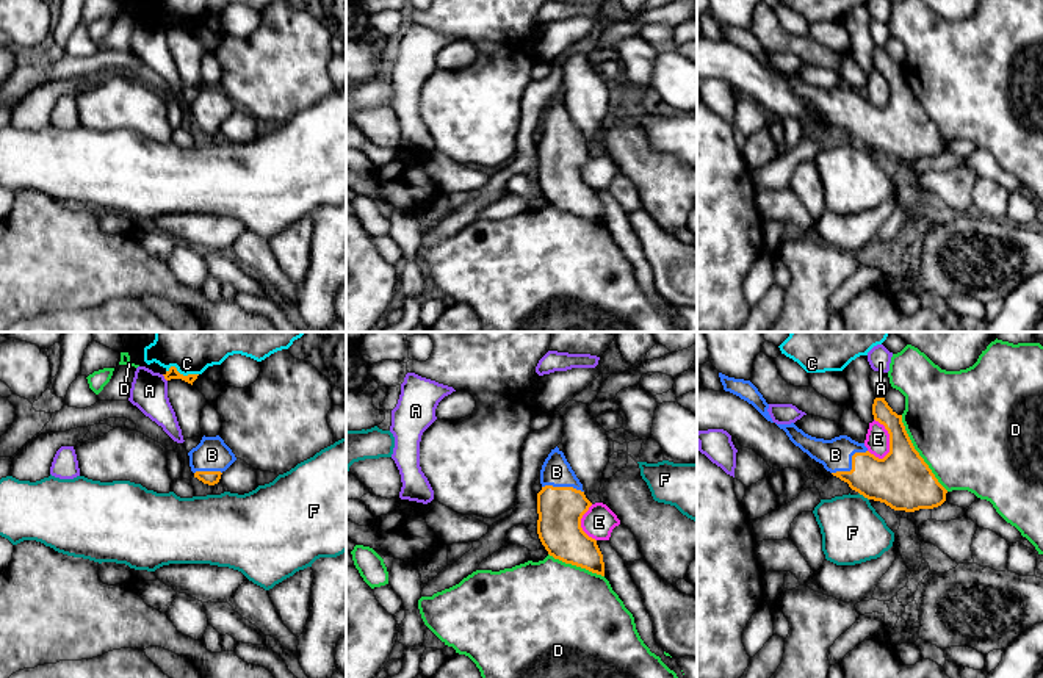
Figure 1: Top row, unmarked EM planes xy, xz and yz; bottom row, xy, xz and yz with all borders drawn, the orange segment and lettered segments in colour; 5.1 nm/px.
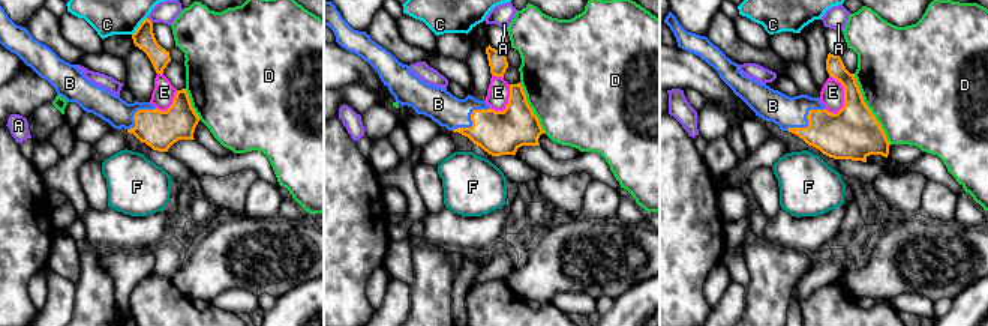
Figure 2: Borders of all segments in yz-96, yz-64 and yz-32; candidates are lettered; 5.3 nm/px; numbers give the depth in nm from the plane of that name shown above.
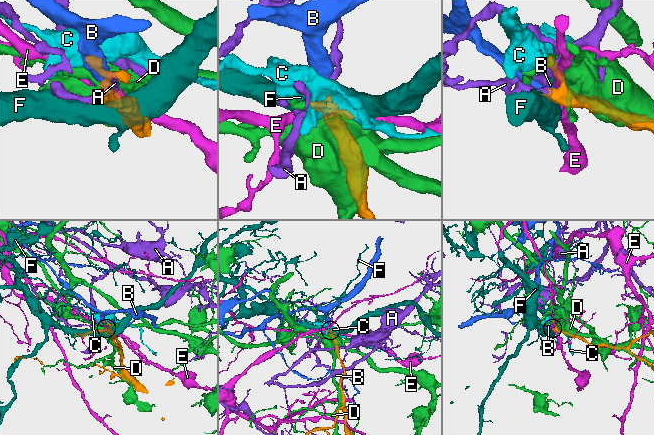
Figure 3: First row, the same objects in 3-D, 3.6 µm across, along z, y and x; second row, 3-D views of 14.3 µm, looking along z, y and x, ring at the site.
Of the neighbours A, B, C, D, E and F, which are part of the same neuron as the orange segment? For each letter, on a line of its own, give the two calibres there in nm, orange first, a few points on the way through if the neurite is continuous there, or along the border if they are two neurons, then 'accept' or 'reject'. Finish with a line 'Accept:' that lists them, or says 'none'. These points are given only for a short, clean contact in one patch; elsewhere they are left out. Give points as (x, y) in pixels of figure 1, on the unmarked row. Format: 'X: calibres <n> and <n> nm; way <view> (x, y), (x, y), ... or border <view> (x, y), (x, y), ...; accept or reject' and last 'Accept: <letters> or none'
A: calibres 60 and 190 nm; reject
B: calibres 280 and 170 nm; way yz (898, 129), (876, 129), (852, 115), (844, 107), (835, 104); accept
C: calibres 60 and 130 nm; border xy (166, 19), (174, 16), (184, 24), (198, 24); reject
D: calibres 300 and 500 nm; reject
E: calibres 300 and 130 nm; reject
F: calibres 300 and 320 nm; border yz (858, 141), (868, 149); reject
Accept: B

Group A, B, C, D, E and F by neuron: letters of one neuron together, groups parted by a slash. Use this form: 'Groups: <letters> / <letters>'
Groups: A / B / C / D / E / F

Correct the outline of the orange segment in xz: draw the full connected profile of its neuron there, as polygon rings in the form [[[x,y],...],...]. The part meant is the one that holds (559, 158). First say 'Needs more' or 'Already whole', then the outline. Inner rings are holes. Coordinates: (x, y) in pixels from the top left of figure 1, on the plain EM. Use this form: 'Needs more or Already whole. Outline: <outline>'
Needs more. Outline: [[[558,96],[542,114],[540,133],[537,183],[548,204],[605,225],[603,204],[597,189],[581,177],[581,168],[592,152]]]

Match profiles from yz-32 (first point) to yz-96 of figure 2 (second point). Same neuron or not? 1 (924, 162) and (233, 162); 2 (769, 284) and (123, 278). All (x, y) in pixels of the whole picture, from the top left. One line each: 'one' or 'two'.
1: one
2: two

